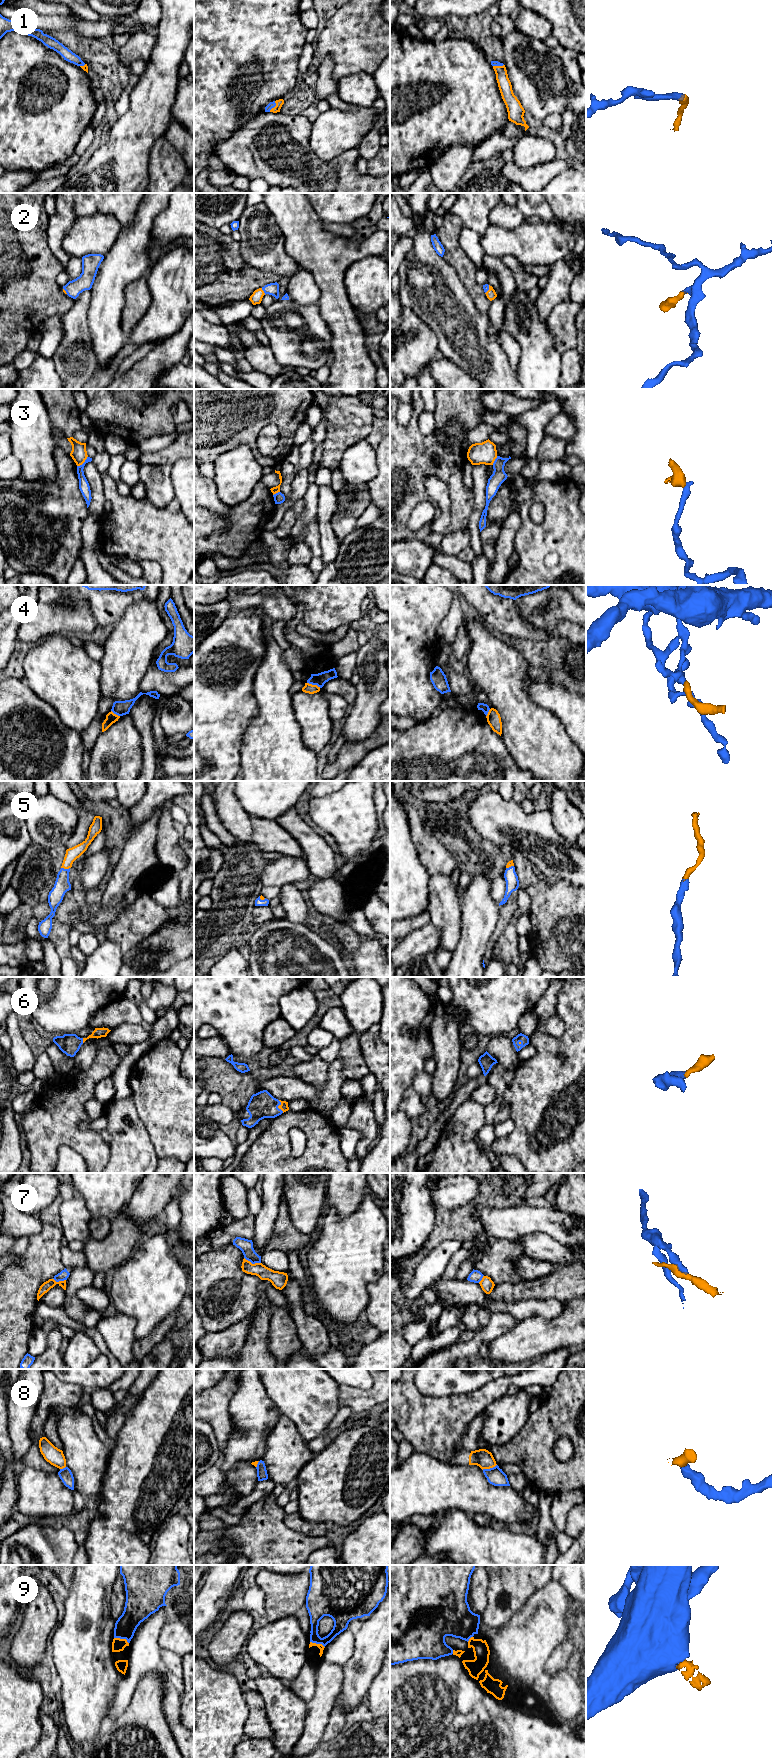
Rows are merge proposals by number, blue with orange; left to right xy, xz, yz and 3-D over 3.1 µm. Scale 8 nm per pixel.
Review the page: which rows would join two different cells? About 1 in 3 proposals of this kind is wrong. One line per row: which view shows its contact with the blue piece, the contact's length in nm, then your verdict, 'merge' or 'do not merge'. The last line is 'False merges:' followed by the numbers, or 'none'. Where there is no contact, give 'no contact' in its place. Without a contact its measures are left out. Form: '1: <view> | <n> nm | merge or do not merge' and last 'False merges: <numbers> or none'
1: xz | 100 nm | merge
2: xz | 70 nm | merge
3: xy | 120 nm | do not merge
4: xz | 120 nm | do not merge
5: xy | 70 nm | merge
6: xz | 110 nm | merge
7: xz | 140 nm | do not merge
8: yz | 130 nm | merge
9: xy | 130 nm | merge
False merges: 3, 4, 7

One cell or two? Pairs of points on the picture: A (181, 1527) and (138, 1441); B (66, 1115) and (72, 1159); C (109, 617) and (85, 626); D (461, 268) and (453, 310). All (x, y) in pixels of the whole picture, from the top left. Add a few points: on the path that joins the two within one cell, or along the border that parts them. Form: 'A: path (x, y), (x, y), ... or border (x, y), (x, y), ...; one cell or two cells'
A: border (169, 1518), (158, 1531); two cells
B: border (58, 1147), (62, 1145), (70, 1146), (85, 1162); two cells
C: border (88, 600), (99, 629); two cells
D: border (445, 260), (455, 271), (472, 299); two cells

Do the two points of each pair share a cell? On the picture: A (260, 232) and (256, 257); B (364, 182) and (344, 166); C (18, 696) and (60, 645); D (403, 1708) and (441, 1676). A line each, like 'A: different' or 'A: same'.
A: same
B: same
C: different
D: same

